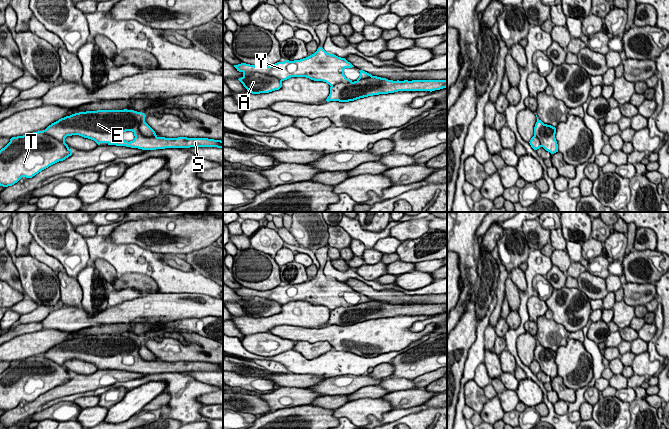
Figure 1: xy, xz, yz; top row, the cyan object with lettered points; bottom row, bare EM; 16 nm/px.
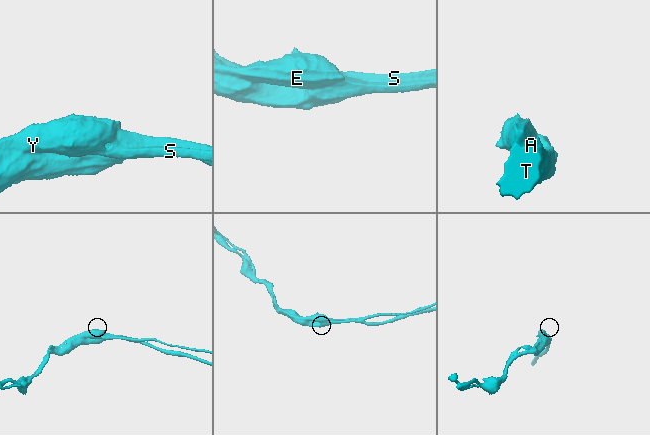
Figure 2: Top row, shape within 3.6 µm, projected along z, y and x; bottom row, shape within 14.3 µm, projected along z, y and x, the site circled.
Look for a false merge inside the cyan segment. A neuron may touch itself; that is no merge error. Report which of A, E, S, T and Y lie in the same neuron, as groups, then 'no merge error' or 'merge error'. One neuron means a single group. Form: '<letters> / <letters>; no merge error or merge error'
A T / E S Y; merge error

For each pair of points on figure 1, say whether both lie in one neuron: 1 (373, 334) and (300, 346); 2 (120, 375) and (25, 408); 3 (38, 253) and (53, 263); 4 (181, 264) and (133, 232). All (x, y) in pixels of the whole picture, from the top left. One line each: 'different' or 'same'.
1: different
2: same
3: same
4: different

